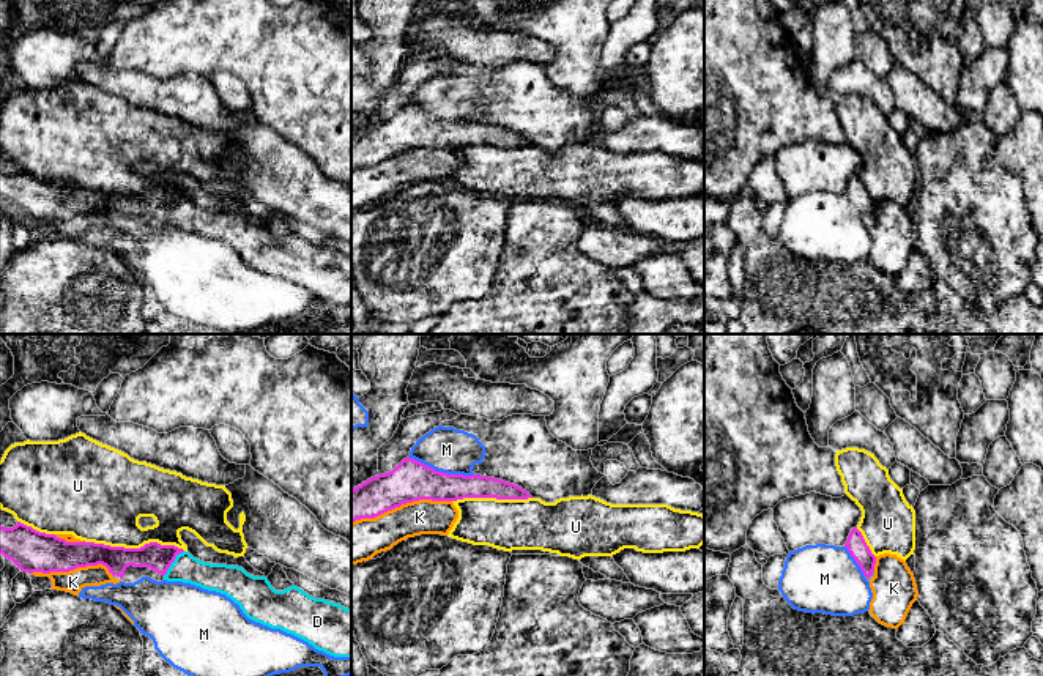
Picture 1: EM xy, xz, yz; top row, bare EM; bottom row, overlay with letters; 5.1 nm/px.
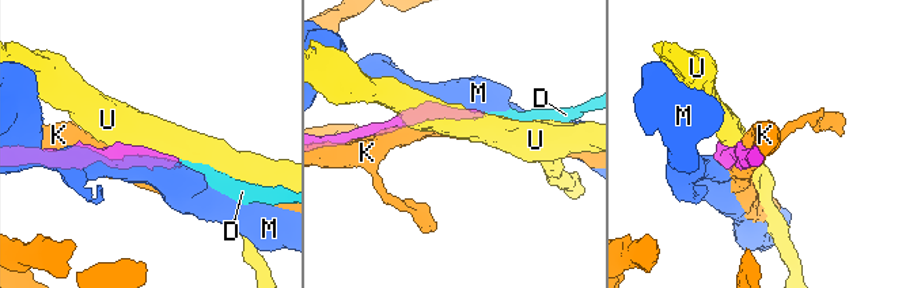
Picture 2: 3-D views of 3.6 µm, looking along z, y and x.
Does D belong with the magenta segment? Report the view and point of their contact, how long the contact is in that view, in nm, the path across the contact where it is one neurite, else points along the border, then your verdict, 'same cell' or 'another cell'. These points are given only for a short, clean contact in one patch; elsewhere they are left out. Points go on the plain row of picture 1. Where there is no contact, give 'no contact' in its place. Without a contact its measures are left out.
xy (172, 208) | 170 nm | across xy (153, 202), (172, 208), (215, 224) | same cell

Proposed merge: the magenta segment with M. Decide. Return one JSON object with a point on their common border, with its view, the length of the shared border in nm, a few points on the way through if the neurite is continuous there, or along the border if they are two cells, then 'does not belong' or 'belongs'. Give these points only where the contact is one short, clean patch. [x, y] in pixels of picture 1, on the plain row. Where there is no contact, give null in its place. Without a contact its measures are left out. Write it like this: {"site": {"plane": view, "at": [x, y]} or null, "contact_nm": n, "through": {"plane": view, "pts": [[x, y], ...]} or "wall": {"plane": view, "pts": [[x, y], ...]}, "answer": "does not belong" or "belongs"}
{"site": {"plane": "xz", "at": [440, 118]}, "contact_nm": 340, "answer": "does not belong"}

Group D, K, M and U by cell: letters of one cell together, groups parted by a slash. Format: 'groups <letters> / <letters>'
groups D / K / M / U

